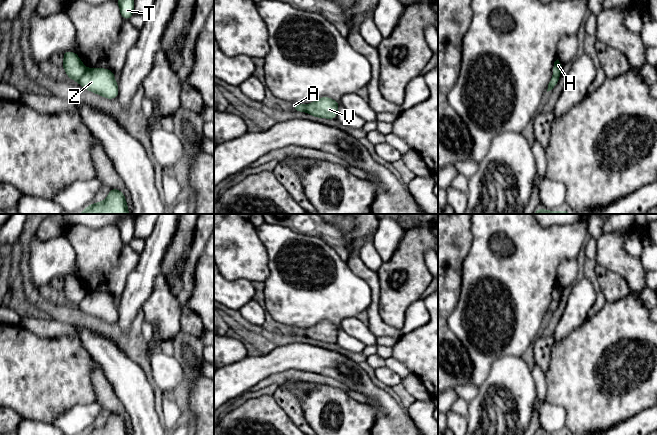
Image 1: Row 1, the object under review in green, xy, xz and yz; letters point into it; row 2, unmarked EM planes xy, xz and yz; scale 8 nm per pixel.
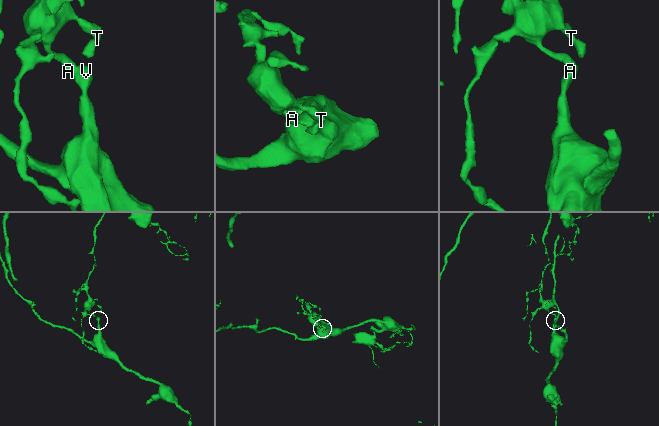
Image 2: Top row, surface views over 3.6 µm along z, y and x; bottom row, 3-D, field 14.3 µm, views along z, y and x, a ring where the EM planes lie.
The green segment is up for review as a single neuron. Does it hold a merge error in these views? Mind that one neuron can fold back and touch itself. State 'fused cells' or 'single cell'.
fused cells

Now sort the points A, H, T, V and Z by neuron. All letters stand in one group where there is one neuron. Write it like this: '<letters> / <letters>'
A H T / V Z

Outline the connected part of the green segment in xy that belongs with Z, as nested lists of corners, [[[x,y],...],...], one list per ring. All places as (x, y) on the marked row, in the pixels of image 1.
[[[87,68],[78,83],[86,90],[94,92],[106,99],[118,97],[118,84],[114,72],[104,68]]]

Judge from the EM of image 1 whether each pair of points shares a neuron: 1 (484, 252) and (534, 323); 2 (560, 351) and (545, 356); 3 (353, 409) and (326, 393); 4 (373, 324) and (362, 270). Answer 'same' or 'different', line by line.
1: same
2: different
3: same
4: same

